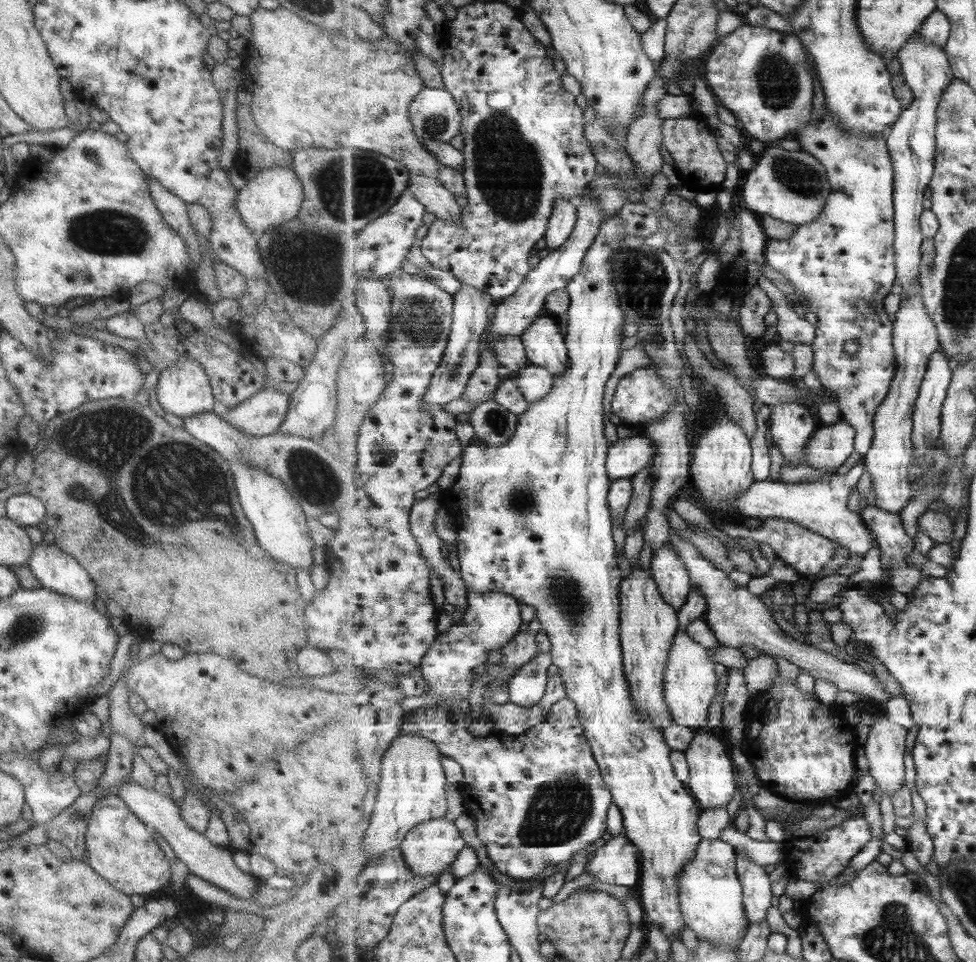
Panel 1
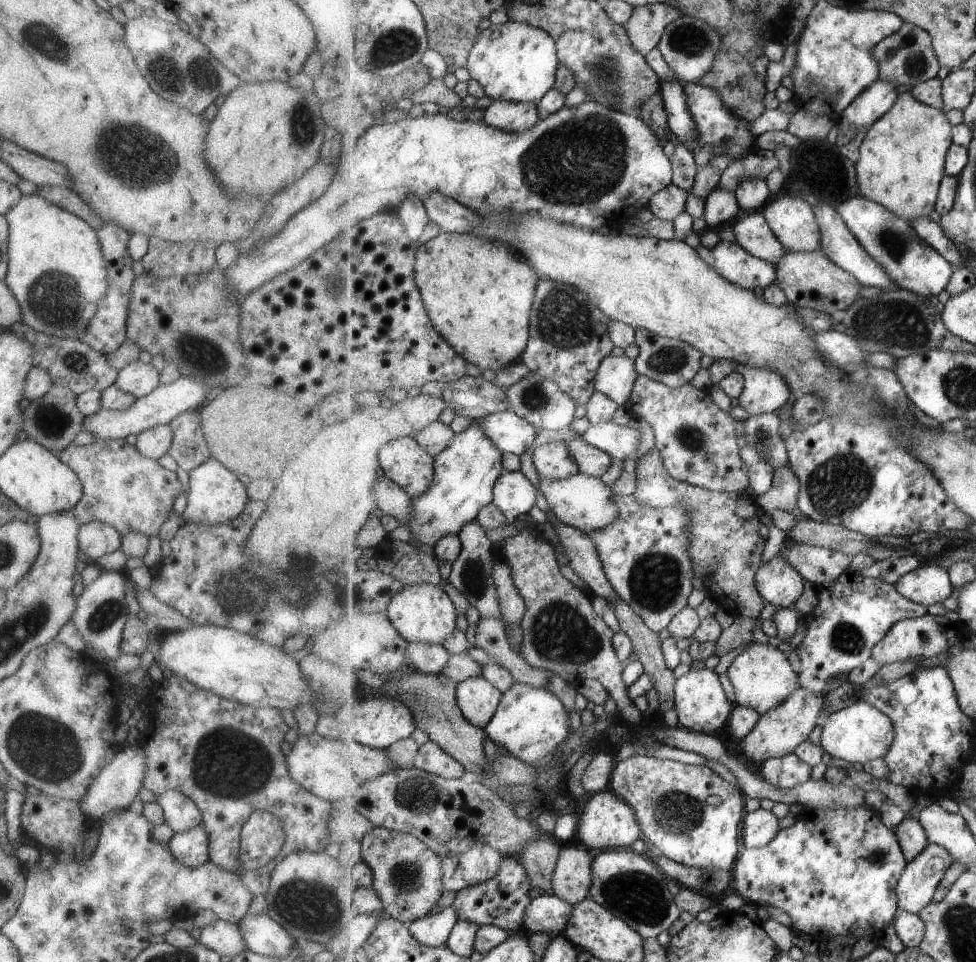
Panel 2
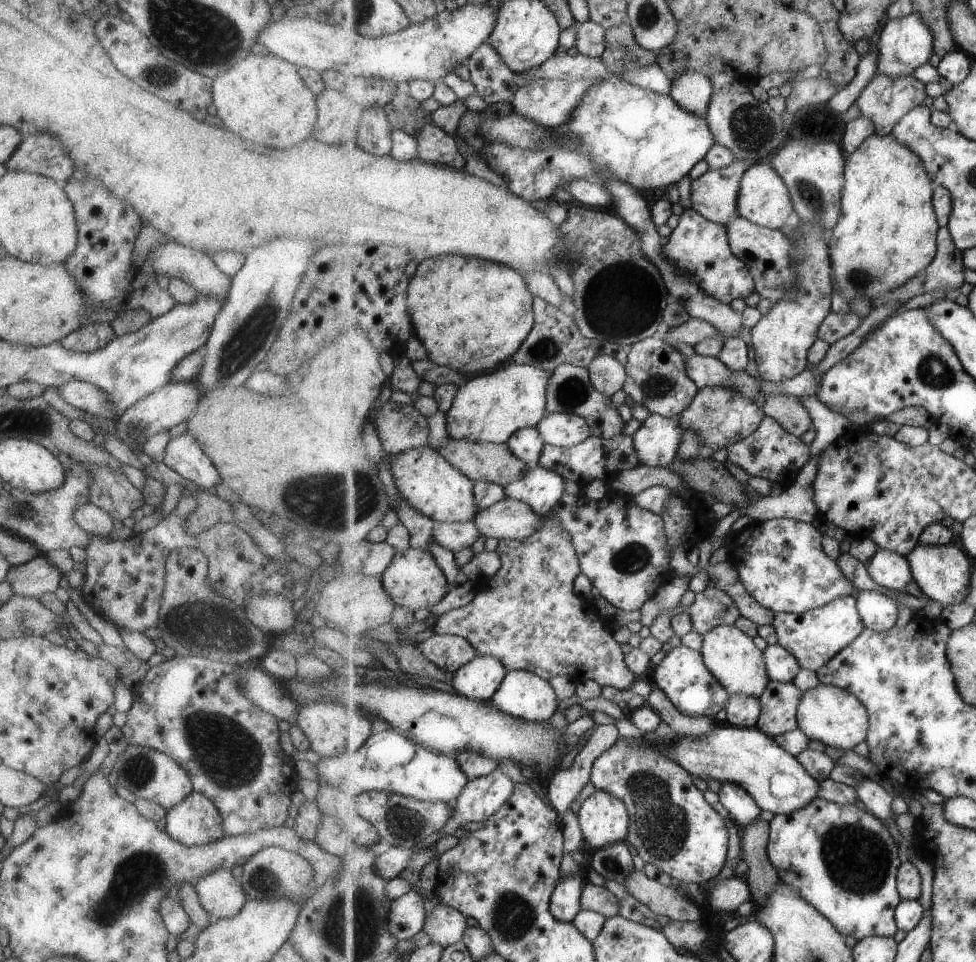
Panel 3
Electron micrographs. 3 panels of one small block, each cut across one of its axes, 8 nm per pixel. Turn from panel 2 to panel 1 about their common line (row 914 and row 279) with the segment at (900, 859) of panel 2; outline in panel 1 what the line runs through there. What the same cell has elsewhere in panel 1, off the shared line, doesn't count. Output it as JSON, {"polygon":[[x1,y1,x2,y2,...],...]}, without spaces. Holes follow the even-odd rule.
{"polygon":[[826,103,824,105,824,113,822,117,819,117,817,119,813,119,807,126,804,126,798,134,796,134,795,140,801,144,801,150,807,151,808,153,811,153,815,158,818,158,828,170,829,175,829,182,831,182,831,188,833,188,833,193,831,193,830,199,827,201,824,213,821,214,819,217,819,220,816,220,815,222,812,222,812,224,804,224,803,226,798,227,798,231,795,233,795,236,793,238,790,238,789,240,775,240,775,242,770,241,766,248,766,261,768,262,768,266,773,269,777,269,779,272,782,272,784,274,785,278,788,278,790,280,790,283,792,286,794,286,798,292,802,292,805,296,805,299,796,300,799,301,803,310,805,312,814,312,818,318,816,323,816,337,811,344,814,357,812,362,812,371,821,379,821,385,823,385,824,388,827,388,827,390,833,390,833,394,835,394,835,398,837,398,837,404,839,404,841,412,843,414,844,421,849,422,849,425,853,426,855,430,857,430,857,437,856,437,856,452,860,455,862,460,865,458,865,456,869,453,869,450,872,448,875,440,875,426,874,426,874,420,877,418,879,406,885,402,885,398,889,396,889,391,891,391,891,386,893,386,892,382,895,376,895,373,897,372,897,361,896,361,896,350,893,346,894,341,894,322,889,320,888,313,885,312,885,306,883,306,883,298,887,298,889,294,891,294,891,288,893,288,893,284,895,284,895,280,898,280,897,276,897,269,896,269,896,250,894,249,894,242,896,240,896,206,894,205,894,166,892,163,892,158,888,149,888,144,886,143,885,137,882,136,882,138,874,138,874,136,864,136,864,134,858,134,858,132,854,132,854,130,844,130,844,128,840,128,840,124,834,120,832,117,832,114,830,114,830,110,828,109,828,106,826,106],[852,338,856,338,859,343,859,349,854,354,849,354,843,350,843,345,847,344,848,340,851,340]]}

